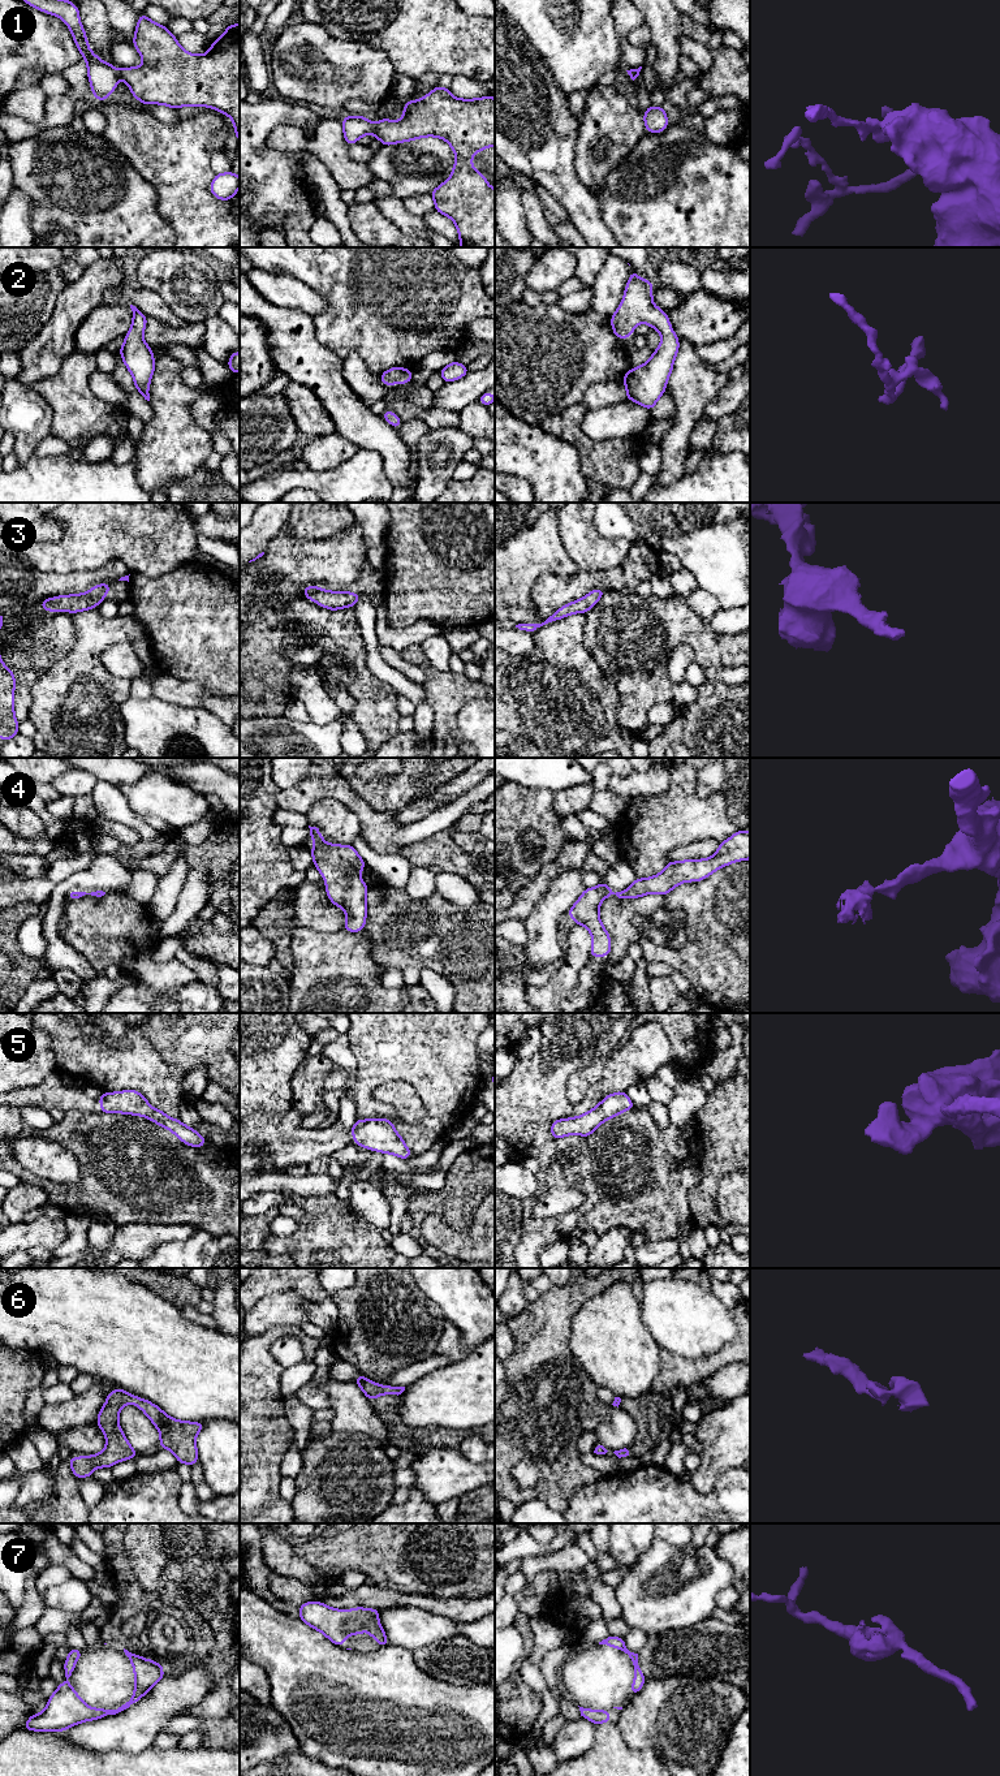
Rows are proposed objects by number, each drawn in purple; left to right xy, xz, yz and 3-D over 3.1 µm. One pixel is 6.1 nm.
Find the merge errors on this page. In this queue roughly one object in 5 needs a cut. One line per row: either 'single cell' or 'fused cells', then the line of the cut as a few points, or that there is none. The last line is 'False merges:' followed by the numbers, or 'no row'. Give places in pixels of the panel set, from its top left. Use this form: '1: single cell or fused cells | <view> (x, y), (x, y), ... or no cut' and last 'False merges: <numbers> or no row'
1: fused cells | xz (375, 125), (371, 132)
2: single cell | no cut
3: single cell | no cut
4: single cell | no cut
5: single cell | no cut
6: single cell | no cut
7: single cell | no cut
False merges: 1

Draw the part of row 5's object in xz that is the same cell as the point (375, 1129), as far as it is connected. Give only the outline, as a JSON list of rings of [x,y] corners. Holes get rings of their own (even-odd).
[[[358,1118],[349,1131],[354,1135],[355,1146],[383,1154],[392,1154],[402,1160],[413,1155],[402,1137],[397,1134],[393,1122],[388,1118]]]

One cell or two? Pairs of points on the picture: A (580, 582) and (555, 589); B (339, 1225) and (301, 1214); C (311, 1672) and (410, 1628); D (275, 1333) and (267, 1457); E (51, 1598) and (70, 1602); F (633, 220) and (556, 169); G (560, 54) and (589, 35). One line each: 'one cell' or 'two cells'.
A: one cell
B: two cells
C: two cells
D: one cell
E: one cell
F: two cells
G: one cell

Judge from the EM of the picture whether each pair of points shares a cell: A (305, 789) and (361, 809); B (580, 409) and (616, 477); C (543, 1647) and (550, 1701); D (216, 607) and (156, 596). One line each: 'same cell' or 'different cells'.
A: same cell
B: same cell
C: same cell
D: same cell

